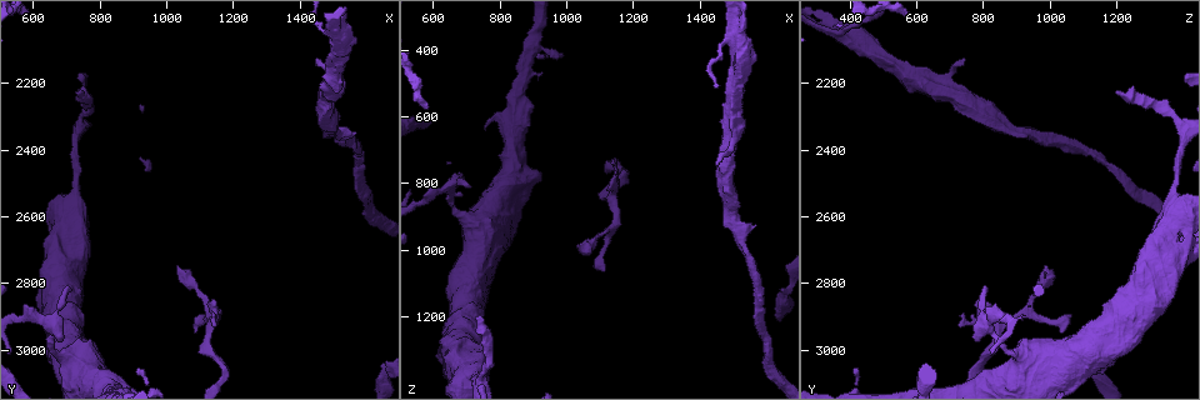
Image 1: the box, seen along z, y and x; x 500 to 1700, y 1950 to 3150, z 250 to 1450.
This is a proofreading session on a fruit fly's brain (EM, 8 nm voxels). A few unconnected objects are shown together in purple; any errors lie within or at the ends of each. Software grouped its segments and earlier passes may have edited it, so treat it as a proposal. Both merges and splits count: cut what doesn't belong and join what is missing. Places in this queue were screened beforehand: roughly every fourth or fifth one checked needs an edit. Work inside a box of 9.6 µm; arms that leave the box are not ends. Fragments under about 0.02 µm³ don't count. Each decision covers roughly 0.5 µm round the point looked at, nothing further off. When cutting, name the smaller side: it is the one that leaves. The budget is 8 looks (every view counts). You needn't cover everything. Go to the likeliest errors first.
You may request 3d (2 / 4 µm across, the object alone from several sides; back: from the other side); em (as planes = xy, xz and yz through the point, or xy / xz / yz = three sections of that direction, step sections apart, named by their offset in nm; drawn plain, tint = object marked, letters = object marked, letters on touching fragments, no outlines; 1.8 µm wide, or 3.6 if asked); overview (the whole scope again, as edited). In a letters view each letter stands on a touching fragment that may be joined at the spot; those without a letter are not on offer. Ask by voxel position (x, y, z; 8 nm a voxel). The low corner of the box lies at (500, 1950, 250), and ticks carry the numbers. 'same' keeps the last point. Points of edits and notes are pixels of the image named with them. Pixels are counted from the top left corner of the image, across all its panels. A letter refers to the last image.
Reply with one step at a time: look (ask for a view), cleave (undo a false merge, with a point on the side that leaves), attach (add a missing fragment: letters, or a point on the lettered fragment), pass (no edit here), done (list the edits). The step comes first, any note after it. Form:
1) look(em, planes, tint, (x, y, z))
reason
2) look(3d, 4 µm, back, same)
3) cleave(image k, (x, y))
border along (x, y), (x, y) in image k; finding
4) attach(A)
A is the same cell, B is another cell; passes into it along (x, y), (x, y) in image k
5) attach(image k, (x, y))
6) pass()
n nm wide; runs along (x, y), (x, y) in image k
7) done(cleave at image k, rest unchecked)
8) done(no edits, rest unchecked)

look(em, xy, step 4, tint, (1140, 2850, 780))
an open end

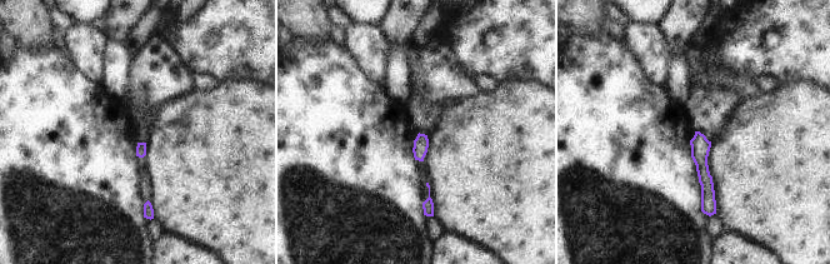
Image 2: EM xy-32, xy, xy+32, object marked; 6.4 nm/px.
look(em, planes, letters, same)

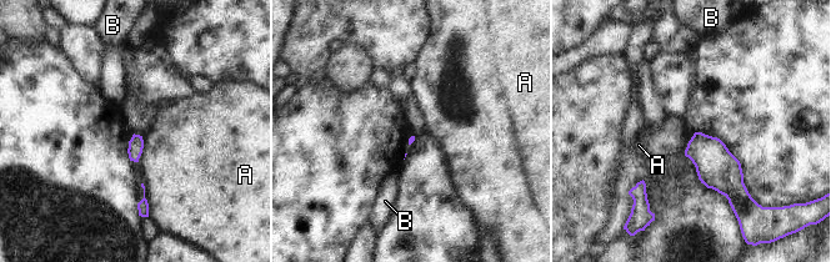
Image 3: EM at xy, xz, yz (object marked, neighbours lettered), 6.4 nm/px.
pass()
A and B are other cells; no lettered fragment goes on from it

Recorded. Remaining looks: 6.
look(3d, 4 µm, back, (710, 2820, 810))
tapers out

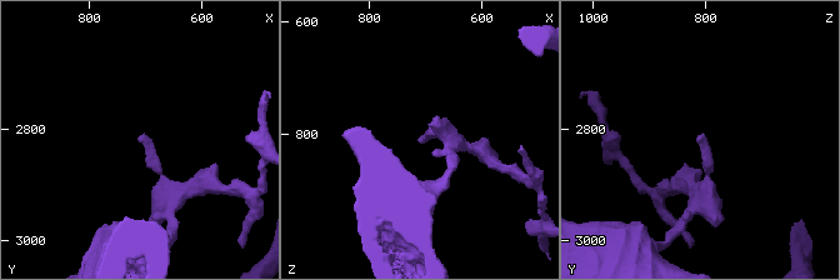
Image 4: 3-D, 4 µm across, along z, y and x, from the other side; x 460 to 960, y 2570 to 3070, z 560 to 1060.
look(em, 3.6 µm, planes, letters, (715, 2825, 810))

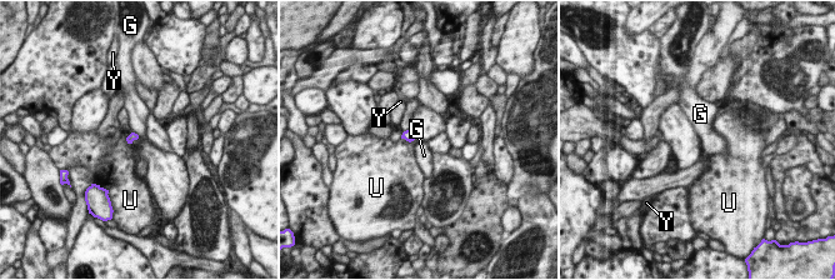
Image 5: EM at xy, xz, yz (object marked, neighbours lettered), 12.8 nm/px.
pass()
G, U and Y are other cells; border along (133, 131), (139, 138) in image 5; no lettered fragment goes on from it

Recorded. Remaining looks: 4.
look(em, planes, tint, (730, 2230, 1200))
long arm stops here

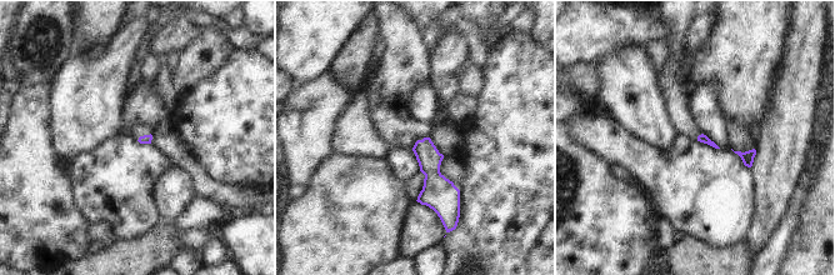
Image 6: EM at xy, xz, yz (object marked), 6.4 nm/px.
look(em, planes, letters, same)
see the neighbours

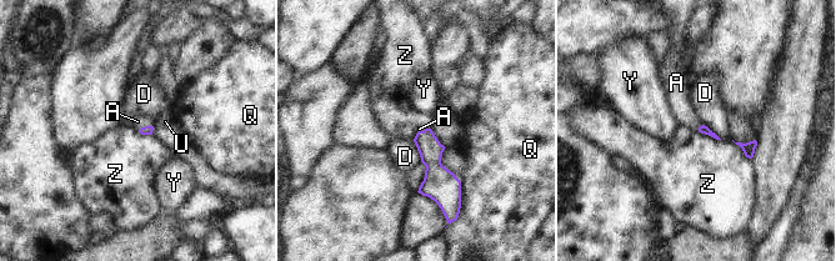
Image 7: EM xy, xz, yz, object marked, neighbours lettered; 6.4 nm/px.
attach(A)
A is the same cell, D, Q, U, Y and Z are other cells; passes into it along (148, 130), (144, 128), (138, 121) in image 7; it goes on there

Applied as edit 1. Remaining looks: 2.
done(attach at image 7, rest unchecked)

